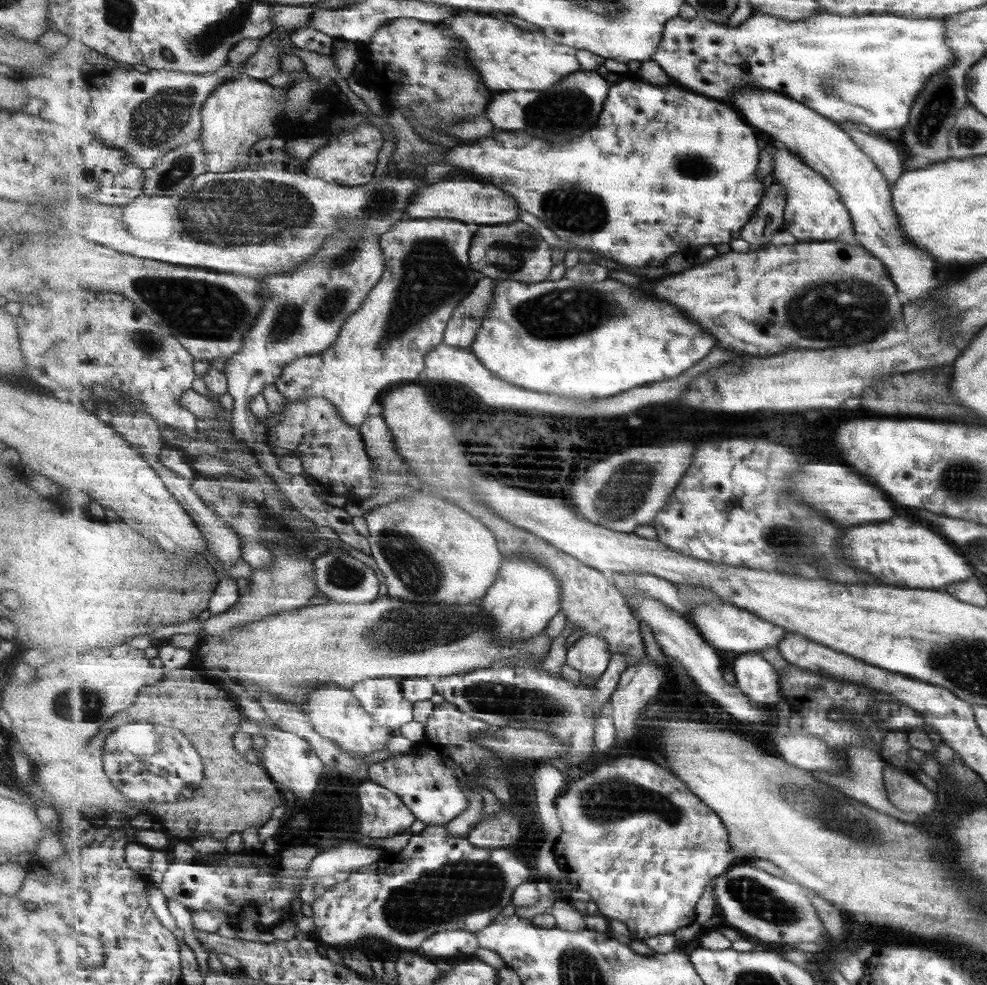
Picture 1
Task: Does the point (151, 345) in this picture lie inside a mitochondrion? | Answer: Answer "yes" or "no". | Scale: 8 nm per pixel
yes

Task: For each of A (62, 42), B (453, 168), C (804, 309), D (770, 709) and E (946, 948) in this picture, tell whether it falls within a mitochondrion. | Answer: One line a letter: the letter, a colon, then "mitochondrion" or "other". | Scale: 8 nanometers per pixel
A: other
B: other
C: mitochondrion
D: other
E: other

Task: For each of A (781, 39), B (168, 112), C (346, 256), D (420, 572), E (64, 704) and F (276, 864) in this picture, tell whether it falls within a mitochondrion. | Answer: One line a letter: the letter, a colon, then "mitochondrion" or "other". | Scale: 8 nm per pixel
A: other
B: mitochondrion
C: mitochondrion
D: mitochondrion
E: mitochondrion
F: other

